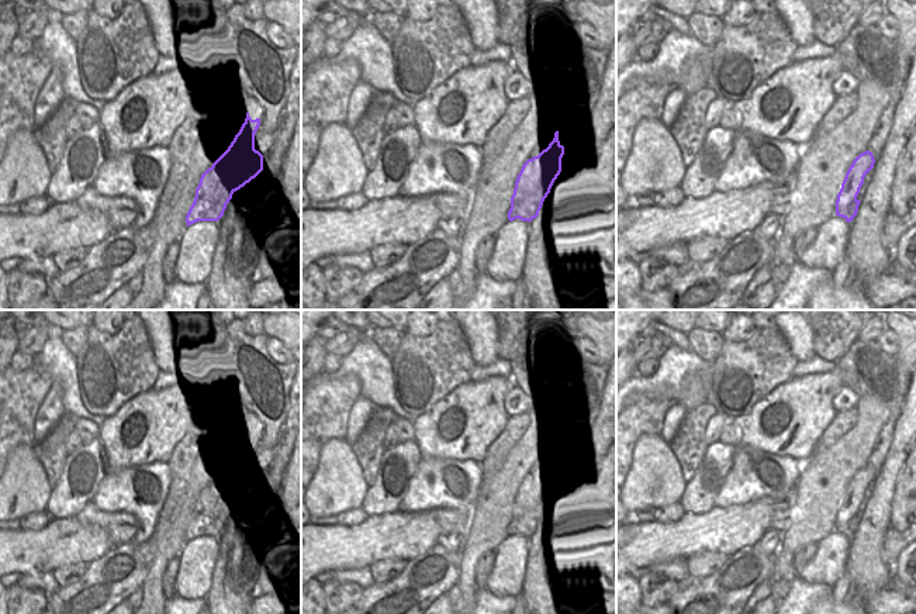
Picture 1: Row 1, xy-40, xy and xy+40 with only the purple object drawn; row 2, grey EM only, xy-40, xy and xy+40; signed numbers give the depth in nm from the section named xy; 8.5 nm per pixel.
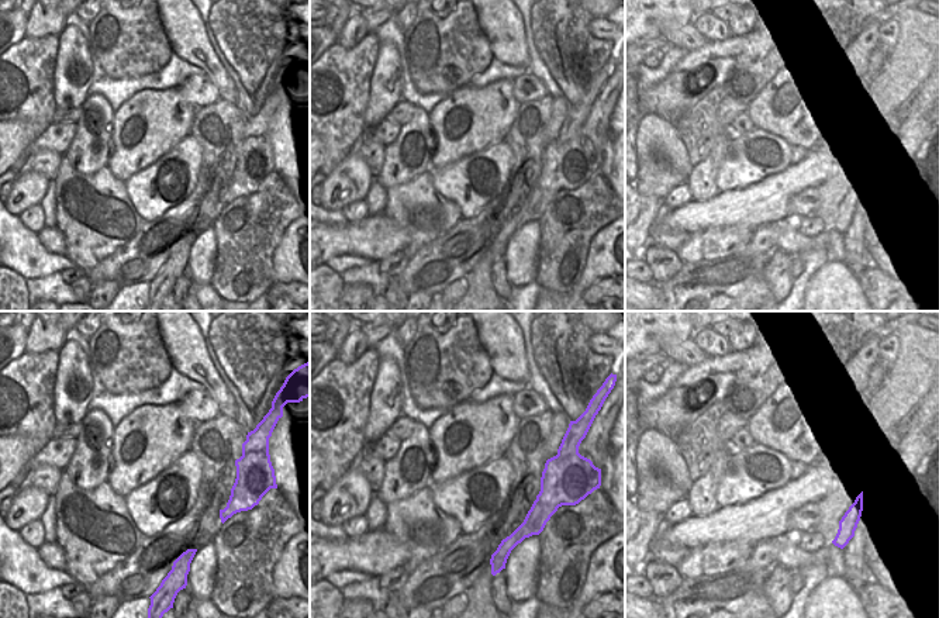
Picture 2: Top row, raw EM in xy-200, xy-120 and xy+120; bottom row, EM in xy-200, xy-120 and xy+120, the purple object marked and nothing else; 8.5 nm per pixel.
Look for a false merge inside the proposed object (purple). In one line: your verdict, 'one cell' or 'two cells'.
two cells

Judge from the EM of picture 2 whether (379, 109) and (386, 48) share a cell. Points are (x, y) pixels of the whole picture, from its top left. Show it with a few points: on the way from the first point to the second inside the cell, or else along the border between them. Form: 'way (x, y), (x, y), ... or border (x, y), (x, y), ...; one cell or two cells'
way (382, 93), (382, 83), (386, 79), (386, 64); one cell

